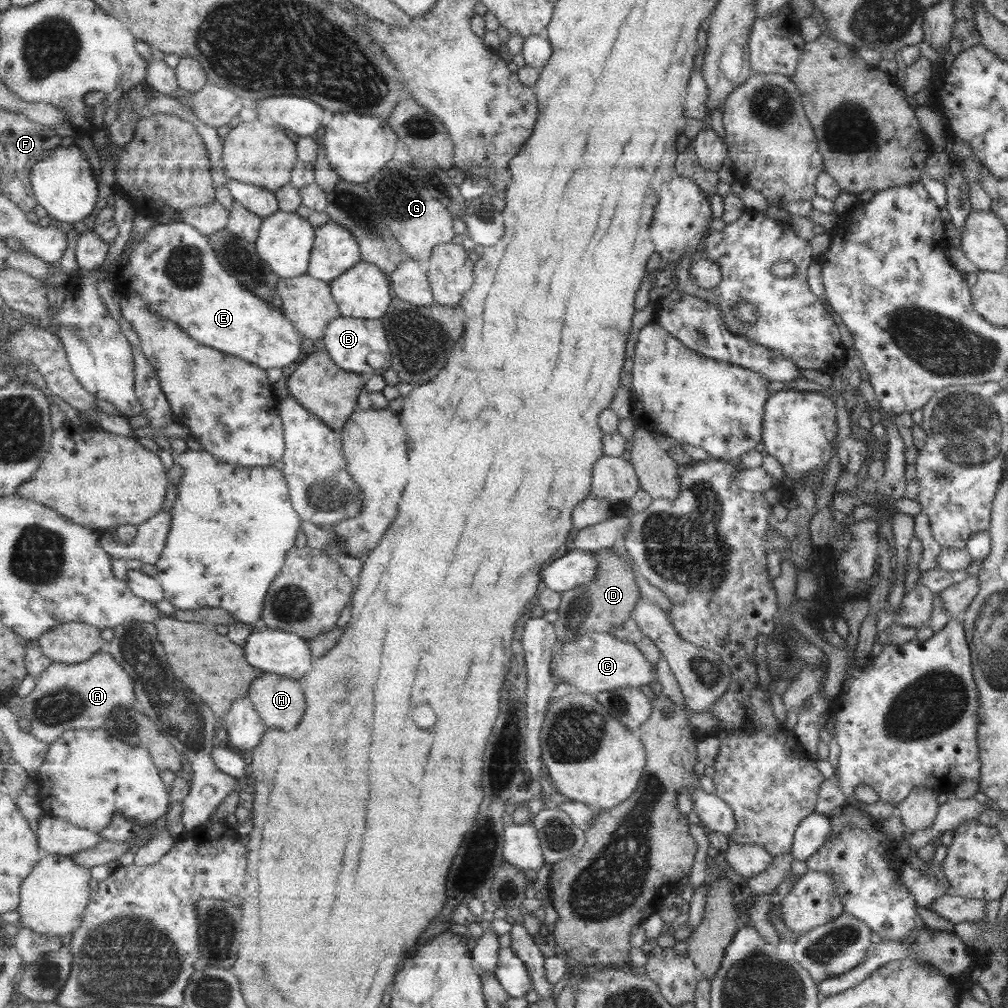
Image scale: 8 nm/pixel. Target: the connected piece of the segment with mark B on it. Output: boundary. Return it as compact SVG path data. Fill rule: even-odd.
M342 316L330 323L324 340L327 351L346 370L355 371L358 374L370 377L371 375L384 374L384 370L392 367L389 362L392 362L393 352L391 350L390 340L388 340L388 332L386 332L384 324L382 324L382 319L368 320ZM372 352L382 352L382 354L385 354L388 357L387 365L381 369L374 368L370 364L370 354Z

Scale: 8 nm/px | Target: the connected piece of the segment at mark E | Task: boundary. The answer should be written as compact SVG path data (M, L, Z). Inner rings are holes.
M176 220L168 225L161 222L143 238L143 242L133 242L127 250L128 265L119 276L122 284L128 286L146 300L150 300L150 308L162 316L162 320L170 320L174 325L181 325L194 340L202 342L210 348L244 358L267 371L270 368L286 368L293 366L302 354L303 336L282 308L264 302L254 296L237 276L222 264L221 257L214 250L210 236L200 232L193 224Z

